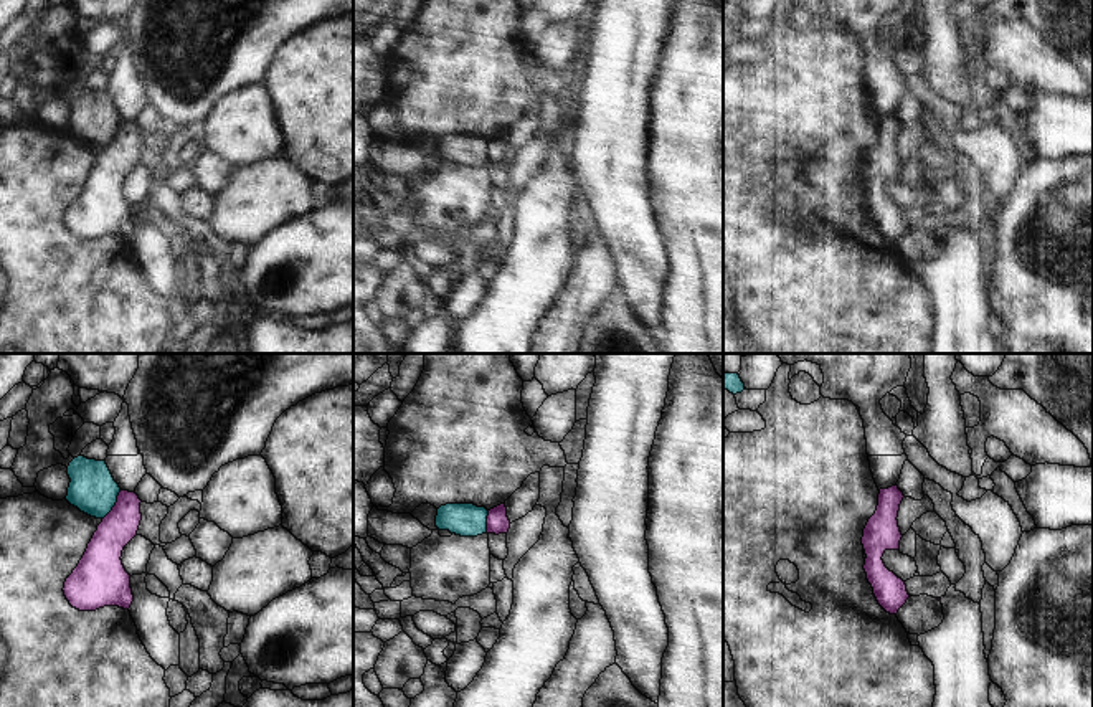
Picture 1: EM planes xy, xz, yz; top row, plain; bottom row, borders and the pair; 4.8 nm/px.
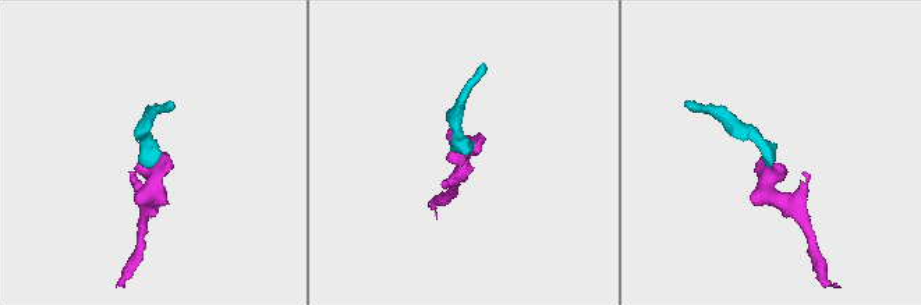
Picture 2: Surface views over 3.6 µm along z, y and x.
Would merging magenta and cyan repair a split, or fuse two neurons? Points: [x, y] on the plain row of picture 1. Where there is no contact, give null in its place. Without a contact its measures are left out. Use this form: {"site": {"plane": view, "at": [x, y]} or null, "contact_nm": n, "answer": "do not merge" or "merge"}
{"site": {"plane": "xy", "at": [116, 134]}, "contact_nm": 180, "answer": "do not merge"}

